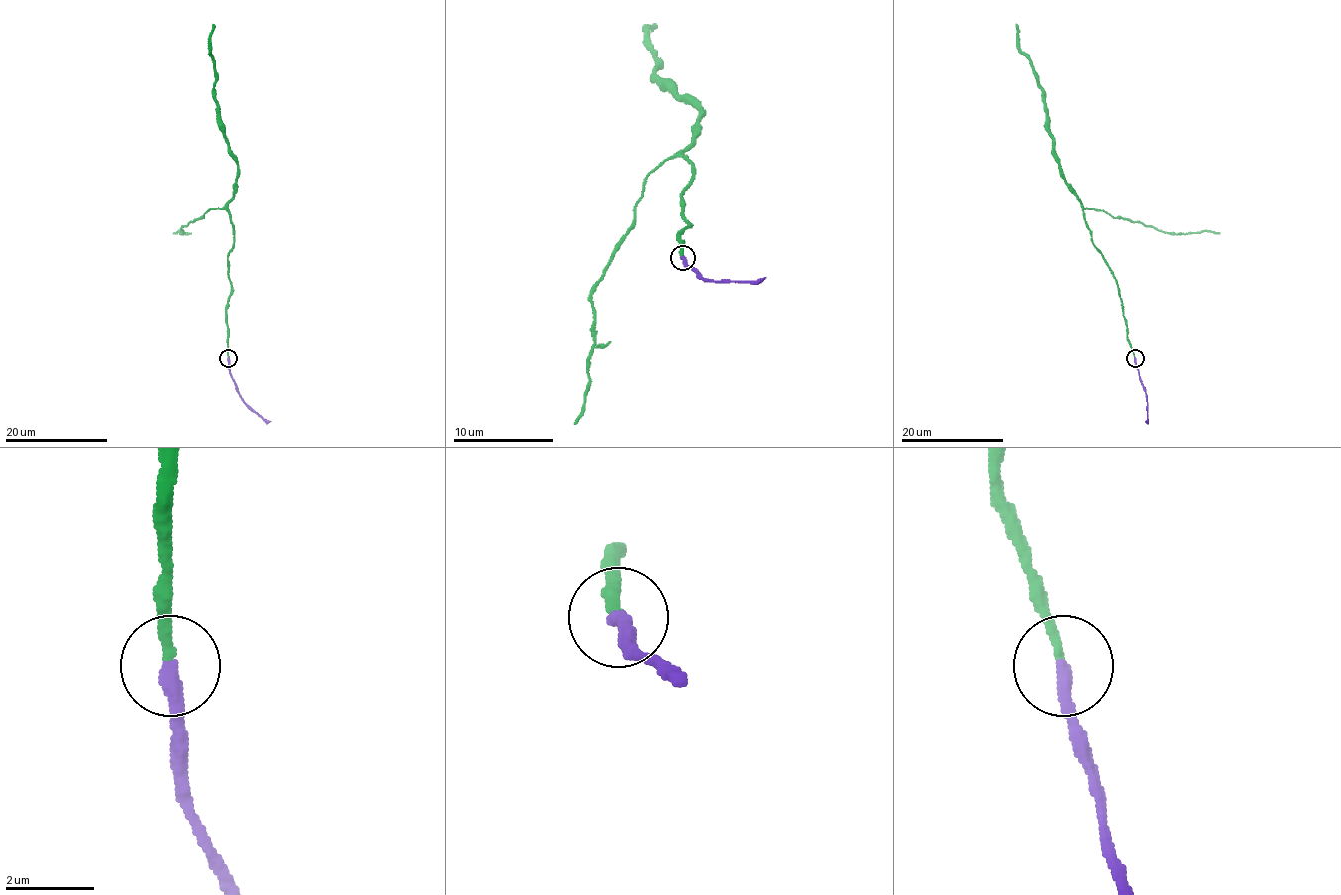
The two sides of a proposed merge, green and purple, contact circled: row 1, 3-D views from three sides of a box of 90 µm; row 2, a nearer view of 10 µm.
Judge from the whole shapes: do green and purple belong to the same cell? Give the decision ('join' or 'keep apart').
join

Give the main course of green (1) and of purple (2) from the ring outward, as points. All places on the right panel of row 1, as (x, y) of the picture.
1: (1134, 357), (1118, 283), (1092, 241), (1082, 204), (1060, 170), (1041, 86), (1032, 61), (1020, 47), (1016, 23)
2: (1134, 357), (1146, 394), (1145, 421)

